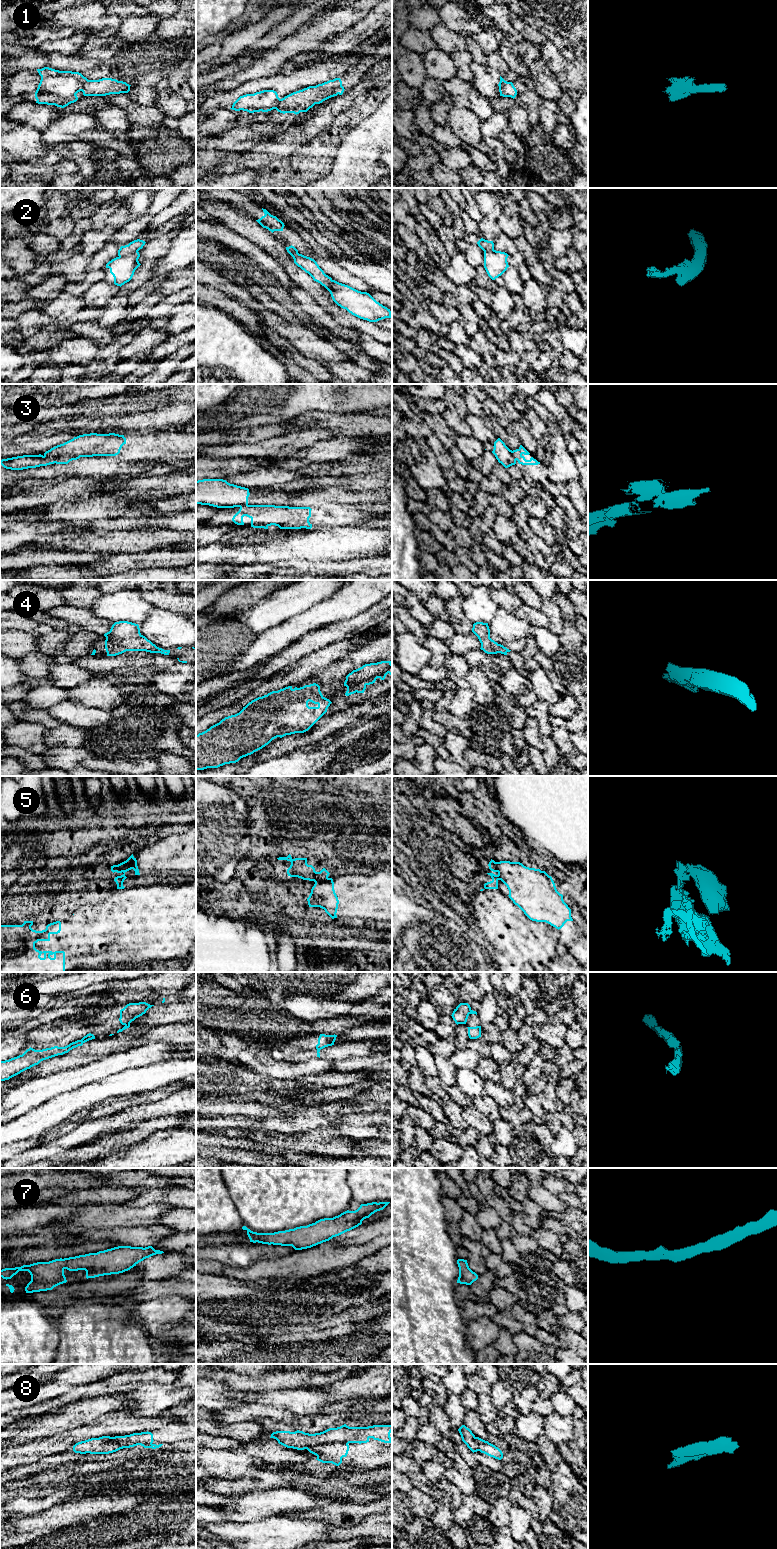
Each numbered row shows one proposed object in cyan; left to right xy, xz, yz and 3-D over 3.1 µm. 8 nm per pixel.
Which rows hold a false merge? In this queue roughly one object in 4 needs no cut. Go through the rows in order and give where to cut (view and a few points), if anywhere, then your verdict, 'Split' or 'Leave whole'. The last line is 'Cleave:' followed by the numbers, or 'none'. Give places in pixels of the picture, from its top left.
1: Split along xy (87, 79), (81, 90). Split
2: Split along xy (137, 251), (119, 256). Split
3: No split. Leave whole
4: Split along xz (391, 664), (379, 674), (362, 680), (347, 690). Split
5: Split along xz (327, 877), (315, 882). Split
6: Split along xz (322, 1047), (317, 1049). Split
7: No split. Leave whole
8: Split along xz (347, 1443), (324, 1443), (310, 1446), (307, 1449). Split
Cleave: 1, 2, 4, 5, 6, 8

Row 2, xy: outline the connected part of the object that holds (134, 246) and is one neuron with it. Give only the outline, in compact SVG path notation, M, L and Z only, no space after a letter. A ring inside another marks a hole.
M137 239L130 242L128 245L121 246L120 249L118 250L118 256L134 254L138 252L140 249L142 249L145 243L146 243L145 241Z

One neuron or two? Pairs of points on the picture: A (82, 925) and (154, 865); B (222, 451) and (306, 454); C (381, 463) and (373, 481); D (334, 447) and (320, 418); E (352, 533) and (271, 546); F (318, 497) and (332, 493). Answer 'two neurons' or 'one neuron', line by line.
A: two neurons
B: two neurons
C: two neurons
D: two neurons
E: one neuron
F: one neuron

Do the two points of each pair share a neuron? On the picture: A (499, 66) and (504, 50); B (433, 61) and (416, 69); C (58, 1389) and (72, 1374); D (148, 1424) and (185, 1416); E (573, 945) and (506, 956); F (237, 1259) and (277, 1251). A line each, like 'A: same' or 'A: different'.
A: different
B: different
C: same
D: same
E: different
F: same

